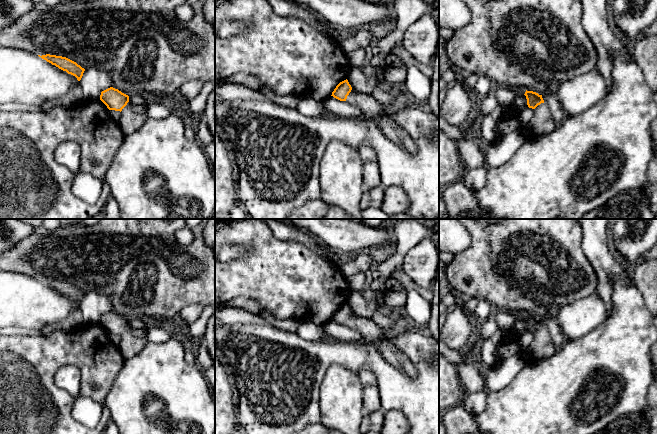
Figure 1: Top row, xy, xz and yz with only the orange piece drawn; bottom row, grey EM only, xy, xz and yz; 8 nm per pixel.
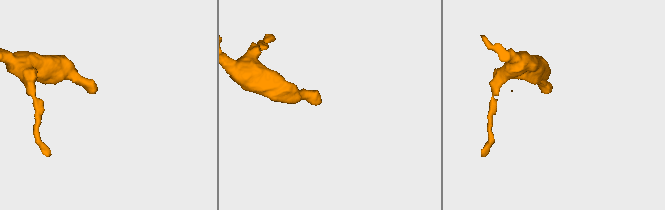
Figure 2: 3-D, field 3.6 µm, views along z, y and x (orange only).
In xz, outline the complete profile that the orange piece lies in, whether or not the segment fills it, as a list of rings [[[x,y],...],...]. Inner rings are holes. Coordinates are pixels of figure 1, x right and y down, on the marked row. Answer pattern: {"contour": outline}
{"contour": [[[346,79],[336,86],[331,96],[357,106],[363,117],[378,123],[387,138],[402,146],[409,153],[415,152],[416,146],[409,134],[386,117],[387,112],[372,95],[354,91]]]}

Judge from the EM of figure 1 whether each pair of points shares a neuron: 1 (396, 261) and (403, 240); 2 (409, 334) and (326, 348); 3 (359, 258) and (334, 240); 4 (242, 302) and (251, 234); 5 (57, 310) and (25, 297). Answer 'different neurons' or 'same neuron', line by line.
1: same neuron
2: same neuron
3: different neurons
4: different neurons
5: same neuron

